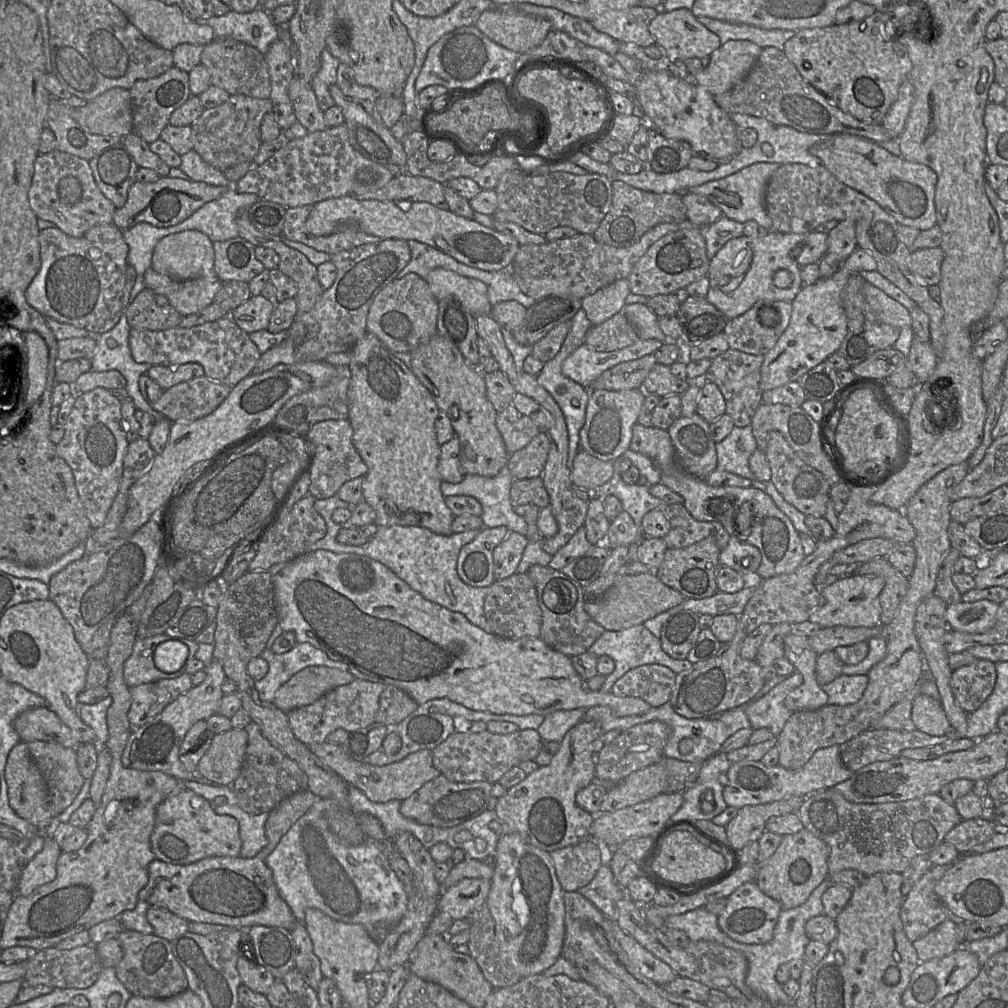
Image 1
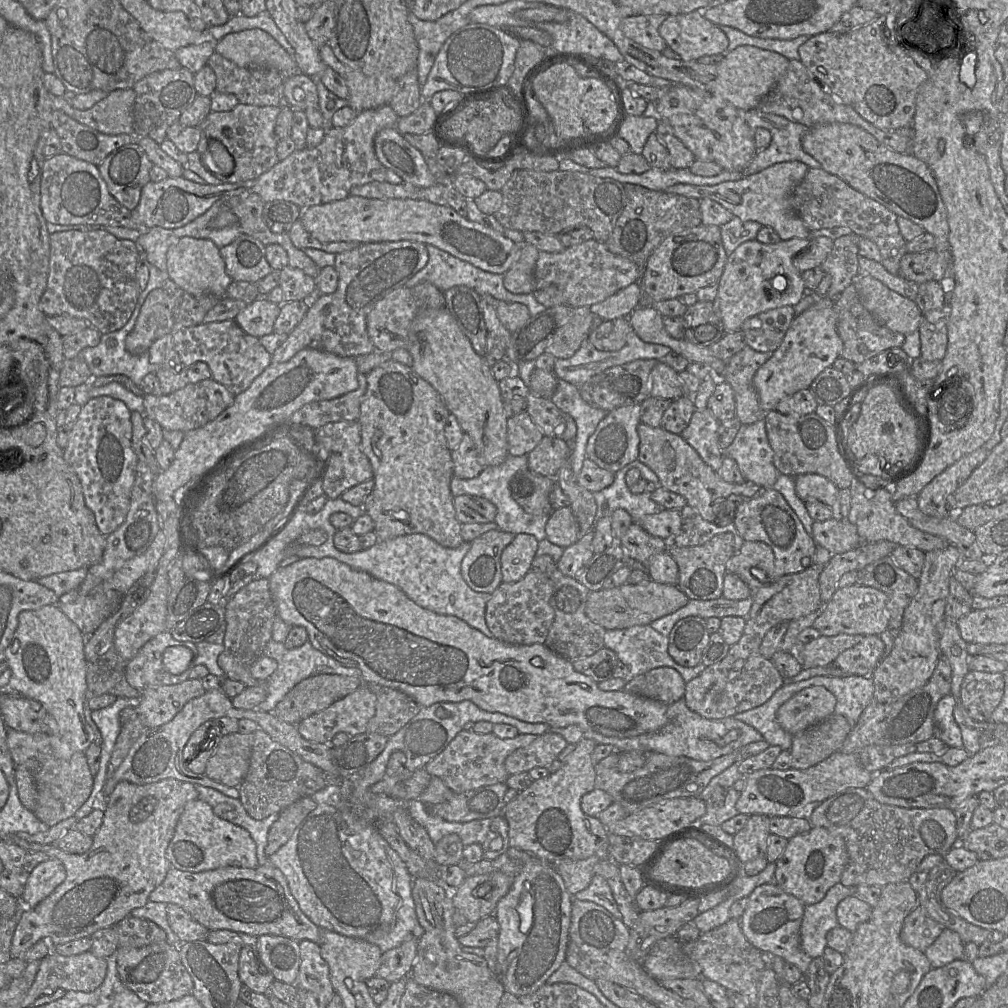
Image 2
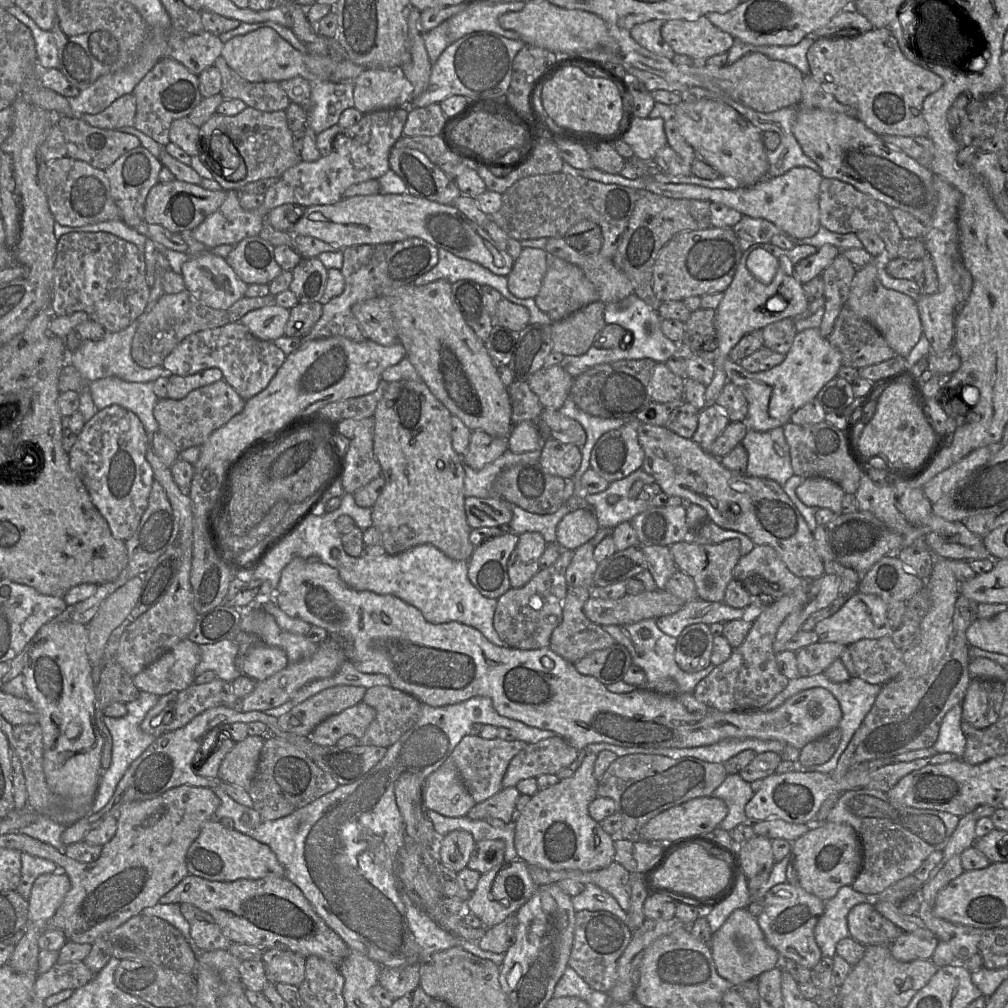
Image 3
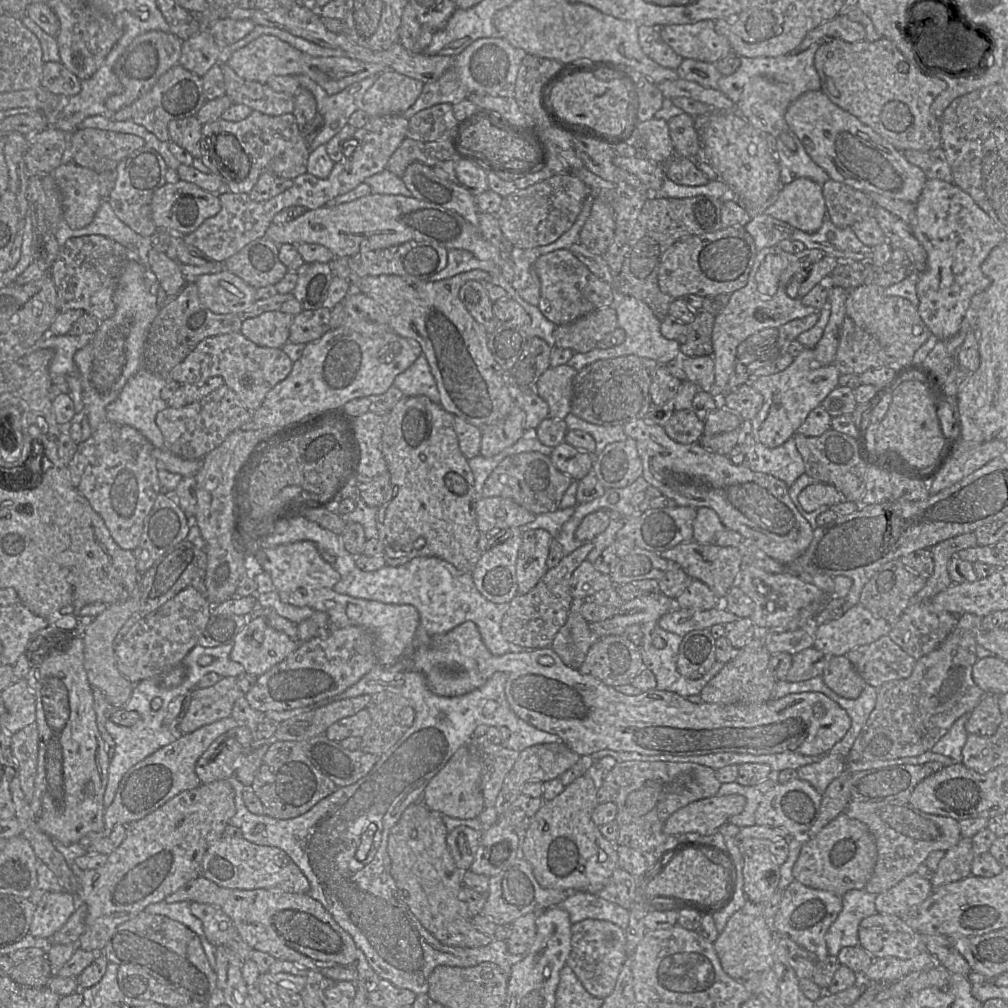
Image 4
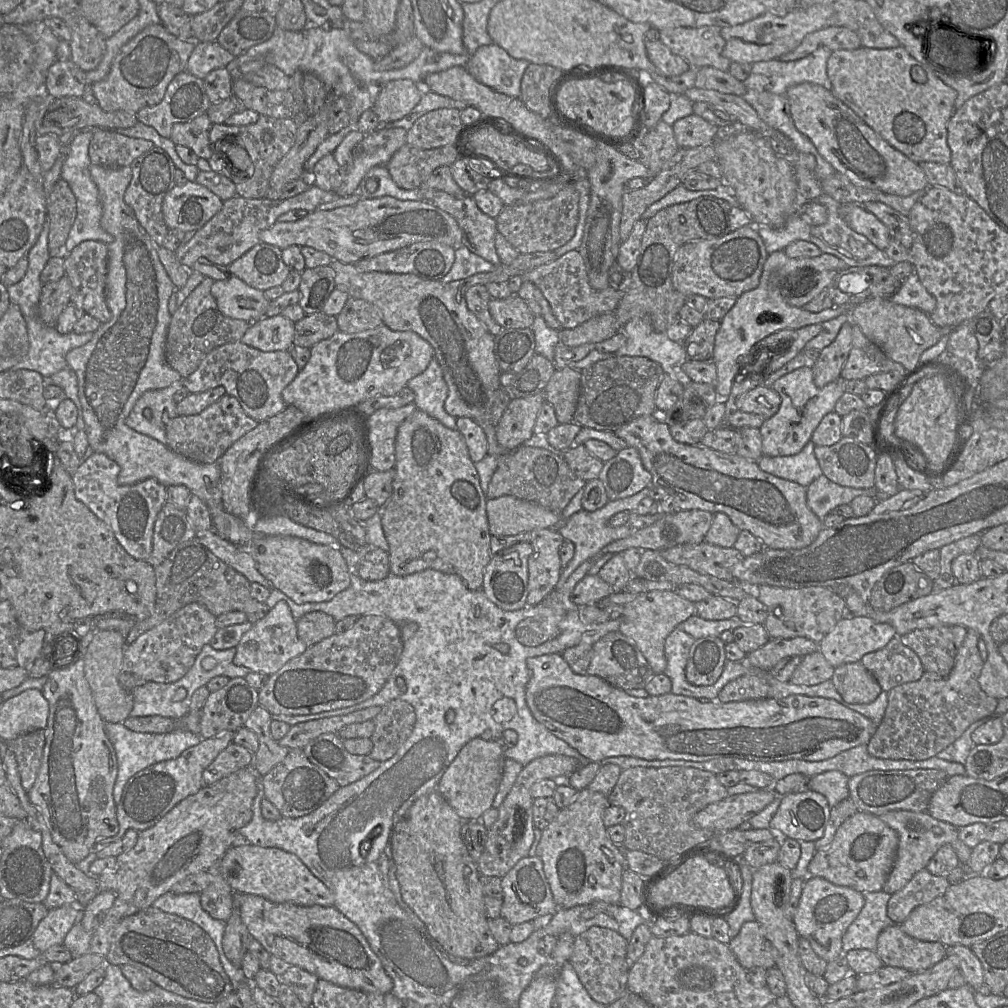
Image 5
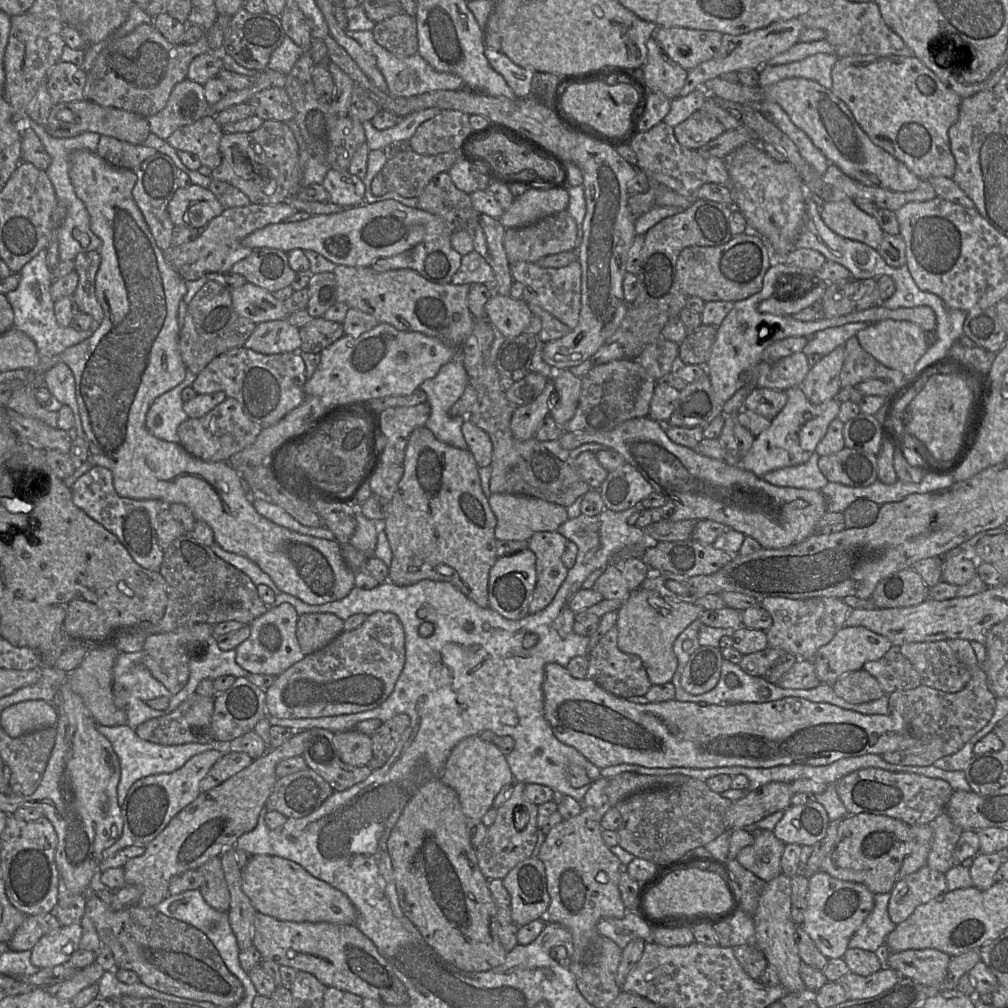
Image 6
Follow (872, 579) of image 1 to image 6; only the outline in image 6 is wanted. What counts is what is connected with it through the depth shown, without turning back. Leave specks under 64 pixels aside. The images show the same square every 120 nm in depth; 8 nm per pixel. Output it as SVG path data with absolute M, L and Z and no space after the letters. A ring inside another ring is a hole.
M863 626L842 627L826 645L820 647L813 658L818 679L823 684L833 685L842 675L862 669L868 661L883 657L891 648L891 641Z

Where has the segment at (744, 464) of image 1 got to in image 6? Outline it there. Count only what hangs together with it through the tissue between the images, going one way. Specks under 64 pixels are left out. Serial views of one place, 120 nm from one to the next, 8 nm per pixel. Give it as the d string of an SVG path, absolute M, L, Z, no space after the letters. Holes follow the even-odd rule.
M815 451L806 463L769 471L762 478L779 487L821 490L829 481L819 469L819 457Z

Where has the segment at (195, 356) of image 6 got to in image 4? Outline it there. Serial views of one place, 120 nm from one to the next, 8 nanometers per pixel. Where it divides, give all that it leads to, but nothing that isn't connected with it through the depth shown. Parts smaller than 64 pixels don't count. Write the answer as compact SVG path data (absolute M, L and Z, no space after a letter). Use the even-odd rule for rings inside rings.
M196 282L188 283L178 294L177 298L163 306L155 317L148 331L143 354L143 369L168 377L170 371L180 364L203 339L228 333L241 331L242 320L236 314L216 314L208 309L200 300Z

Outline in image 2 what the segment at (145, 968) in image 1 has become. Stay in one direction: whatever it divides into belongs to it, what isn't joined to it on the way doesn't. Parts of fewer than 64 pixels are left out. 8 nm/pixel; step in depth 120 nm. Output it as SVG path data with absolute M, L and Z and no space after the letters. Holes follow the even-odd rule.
M165 941L141 948L118 947L115 955L121 982L148 1004L169 1002L193 994L193 980L181 961L178 946Z

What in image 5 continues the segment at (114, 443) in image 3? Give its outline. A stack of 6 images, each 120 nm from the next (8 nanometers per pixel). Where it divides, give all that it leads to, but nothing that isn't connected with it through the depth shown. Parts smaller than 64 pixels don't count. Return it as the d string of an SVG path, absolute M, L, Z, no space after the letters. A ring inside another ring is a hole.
M93 452L82 460L71 475L76 498L84 503L114 533L117 541L128 554L147 560L152 551L154 523L167 500L166 486L155 478L148 478L132 485L120 485L120 466L104 453Z

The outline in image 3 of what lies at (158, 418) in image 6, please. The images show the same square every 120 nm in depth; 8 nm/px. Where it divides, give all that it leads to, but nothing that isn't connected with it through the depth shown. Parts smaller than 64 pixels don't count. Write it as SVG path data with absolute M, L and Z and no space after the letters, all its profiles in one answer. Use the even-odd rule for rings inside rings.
M105 377L88 382L88 390L98 411L119 405L137 415L149 436L159 431L159 425L153 416L154 406L159 400L153 391L153 382L127 382L117 377Z

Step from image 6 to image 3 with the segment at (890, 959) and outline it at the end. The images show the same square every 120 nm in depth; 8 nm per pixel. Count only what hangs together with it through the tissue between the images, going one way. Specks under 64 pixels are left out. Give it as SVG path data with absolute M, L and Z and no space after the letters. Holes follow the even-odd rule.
M860 903L847 915L850 937L864 946L890 945L903 933L894 923L879 914L873 905Z

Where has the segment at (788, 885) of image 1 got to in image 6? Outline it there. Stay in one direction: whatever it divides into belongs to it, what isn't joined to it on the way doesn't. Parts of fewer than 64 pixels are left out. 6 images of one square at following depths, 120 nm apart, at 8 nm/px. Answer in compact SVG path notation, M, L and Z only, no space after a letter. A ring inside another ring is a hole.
M868 813L847 815L840 822L837 838L821 862L819 871L839 880L862 884L873 894L890 893L903 860L915 846L911 827L899 819Z

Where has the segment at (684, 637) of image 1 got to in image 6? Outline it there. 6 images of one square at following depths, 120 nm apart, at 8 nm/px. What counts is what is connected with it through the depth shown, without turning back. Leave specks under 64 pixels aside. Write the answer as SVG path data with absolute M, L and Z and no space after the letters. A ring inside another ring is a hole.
M699 646L681 674L682 688L693 695L712 690L720 679L723 659L720 647Z

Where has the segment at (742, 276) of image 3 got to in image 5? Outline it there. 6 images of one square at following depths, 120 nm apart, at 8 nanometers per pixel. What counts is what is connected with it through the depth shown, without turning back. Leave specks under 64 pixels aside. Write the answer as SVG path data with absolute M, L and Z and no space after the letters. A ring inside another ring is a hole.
M775 251L768 254L763 265L759 285L755 289L747 291L736 298L733 307L720 320L720 327L715 336L712 359L717 370L717 385L715 389L720 399L729 396L736 376L746 361L746 355L756 342L780 330L797 330L804 326L821 324L842 314L850 314L853 306L831 307L818 313L808 312L803 308L789 305L781 294L781 284L786 282L790 276L795 276L800 272L838 271L844 267L843 262L839 258L826 253L811 258L790 258L784 251ZM762 312L777 314L781 317L781 321L779 323L760 324L758 323L758 316Z

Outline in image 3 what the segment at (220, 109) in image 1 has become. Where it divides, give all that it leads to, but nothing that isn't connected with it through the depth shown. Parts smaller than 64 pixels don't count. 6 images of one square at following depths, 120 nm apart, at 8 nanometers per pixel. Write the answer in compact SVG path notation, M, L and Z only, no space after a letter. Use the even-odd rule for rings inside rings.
M247 106L242 112L234 116L216 113L199 128L201 142L205 141L204 151L199 154L200 161L225 191L241 193L241 189L251 182L265 178L280 178L284 172L302 161L301 156L294 149L293 134L288 127L285 111L263 112ZM216 133L227 135L244 159L247 174L243 179L237 182L227 181L218 175L215 168L207 161L207 155L204 152L206 152L211 137Z

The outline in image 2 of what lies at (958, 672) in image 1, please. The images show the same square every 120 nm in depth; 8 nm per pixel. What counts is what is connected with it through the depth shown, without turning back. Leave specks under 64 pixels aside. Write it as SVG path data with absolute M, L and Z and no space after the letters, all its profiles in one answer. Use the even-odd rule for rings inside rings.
M970 670L961 684L961 704L972 719L988 721L1000 704L1004 689L1002 673Z

